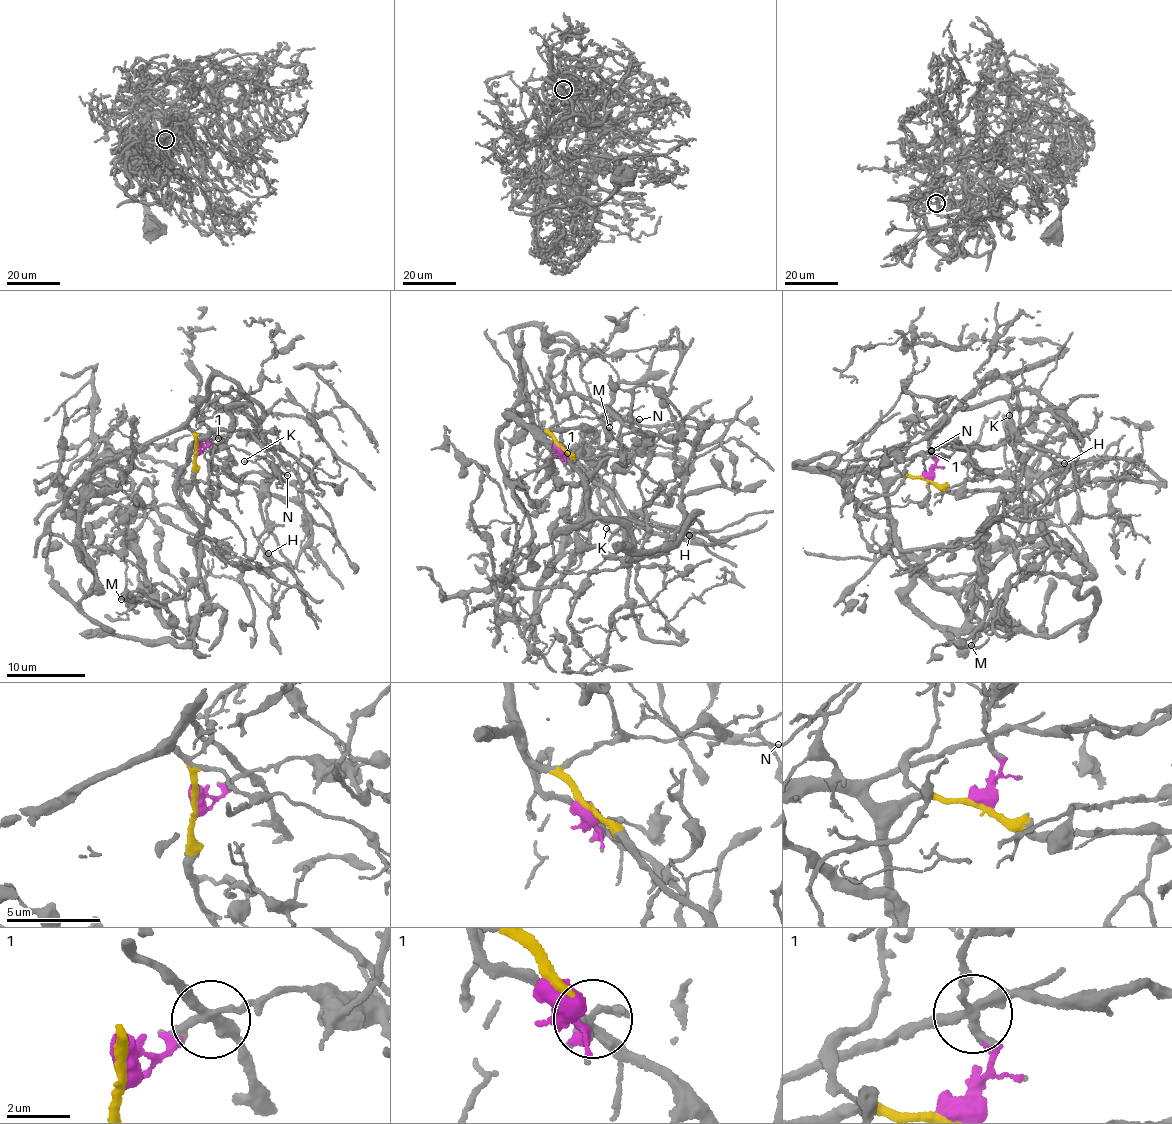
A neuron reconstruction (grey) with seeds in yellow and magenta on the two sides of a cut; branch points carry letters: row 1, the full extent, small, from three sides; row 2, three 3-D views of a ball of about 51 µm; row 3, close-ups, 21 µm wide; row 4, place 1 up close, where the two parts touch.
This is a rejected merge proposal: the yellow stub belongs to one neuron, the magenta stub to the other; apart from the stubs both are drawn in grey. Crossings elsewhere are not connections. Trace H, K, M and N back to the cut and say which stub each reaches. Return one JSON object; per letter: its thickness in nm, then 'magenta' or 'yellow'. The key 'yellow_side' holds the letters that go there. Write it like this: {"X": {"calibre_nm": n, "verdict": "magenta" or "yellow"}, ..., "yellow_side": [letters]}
{"H": {"calibre_nm": 190, "verdict": "magenta"}, "K": {"calibre_nm": 140, "verdict": "magenta"}, "M": {"calibre_nm": 260, "verdict": "yellow"}, "N": {"calibre_nm": 160, "verdict": "yellow"}, "yellow_side": ["M", "N"]}

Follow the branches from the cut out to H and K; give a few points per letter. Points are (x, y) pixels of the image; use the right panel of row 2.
H: (927, 478), (935, 465), (929, 435), (942, 420), (956, 410), (1002, 399), (1023, 439), (1064, 463)
K: (927, 478), (935, 465), (929, 435), (942, 420), (956, 410), (991, 401), (1017, 408), (1009, 416)

